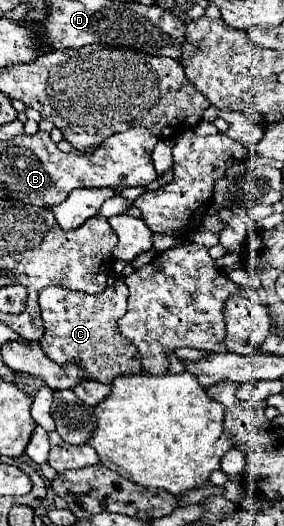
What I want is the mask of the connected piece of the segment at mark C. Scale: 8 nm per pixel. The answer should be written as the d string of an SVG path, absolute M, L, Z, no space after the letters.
M122 277L102 293L86 295L62 287L44 287L40 291L40 309L44 319L44 337L40 339L46 355L60 367L76 365L86 371L86 381L112 383L118 375L132 375L142 371L142 361L136 345L132 345L120 331L118 319L126 315L128 287Z

